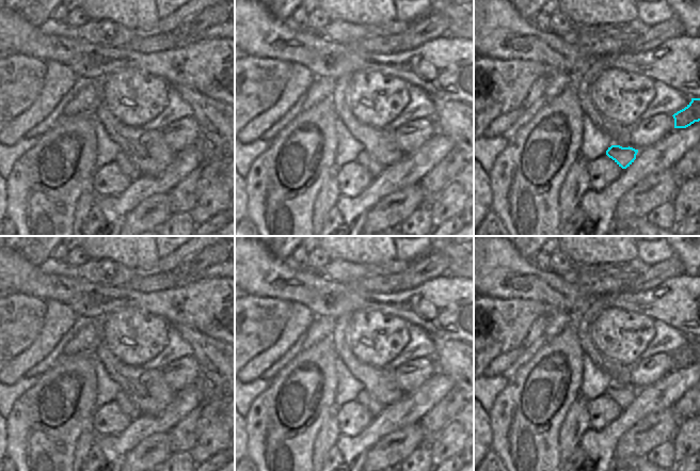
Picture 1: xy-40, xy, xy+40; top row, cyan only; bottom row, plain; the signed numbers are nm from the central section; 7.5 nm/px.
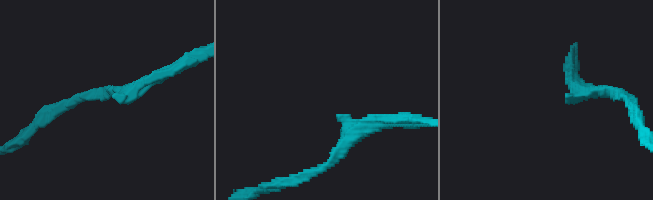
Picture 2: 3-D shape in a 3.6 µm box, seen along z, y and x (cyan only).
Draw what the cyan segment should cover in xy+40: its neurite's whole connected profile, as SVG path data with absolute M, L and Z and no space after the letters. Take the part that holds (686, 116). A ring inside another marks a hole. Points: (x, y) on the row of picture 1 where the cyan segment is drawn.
M691 98L691 101L673 115L674 128L686 128L700 121L700 98Z

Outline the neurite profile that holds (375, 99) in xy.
M375 70L352 73L346 101L359 122L381 129L393 122L410 101L409 87L398 77Z

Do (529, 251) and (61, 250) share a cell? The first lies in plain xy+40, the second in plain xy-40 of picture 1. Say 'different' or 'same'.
different

